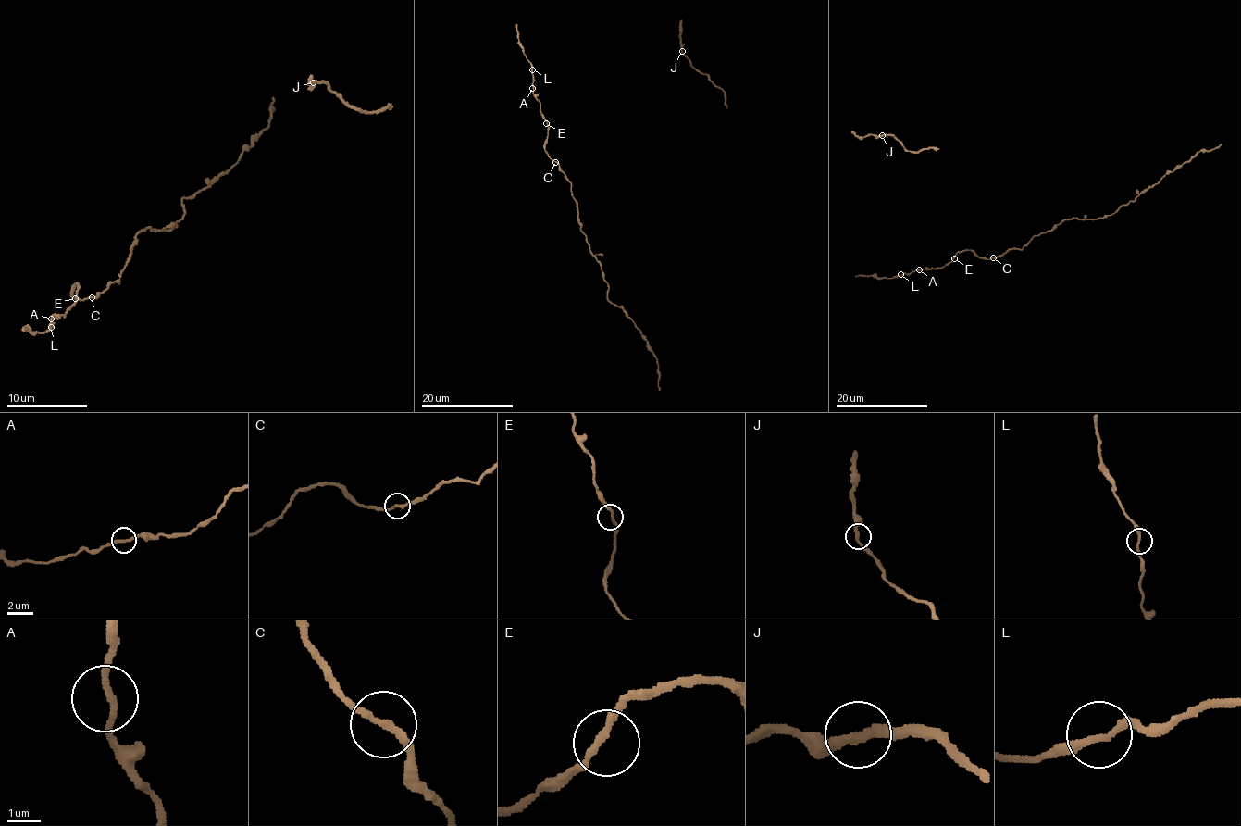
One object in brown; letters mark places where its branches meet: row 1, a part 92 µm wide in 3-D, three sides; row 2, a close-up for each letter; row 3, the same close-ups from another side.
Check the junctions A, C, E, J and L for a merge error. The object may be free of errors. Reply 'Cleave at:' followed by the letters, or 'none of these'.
Cleave at: none of these

